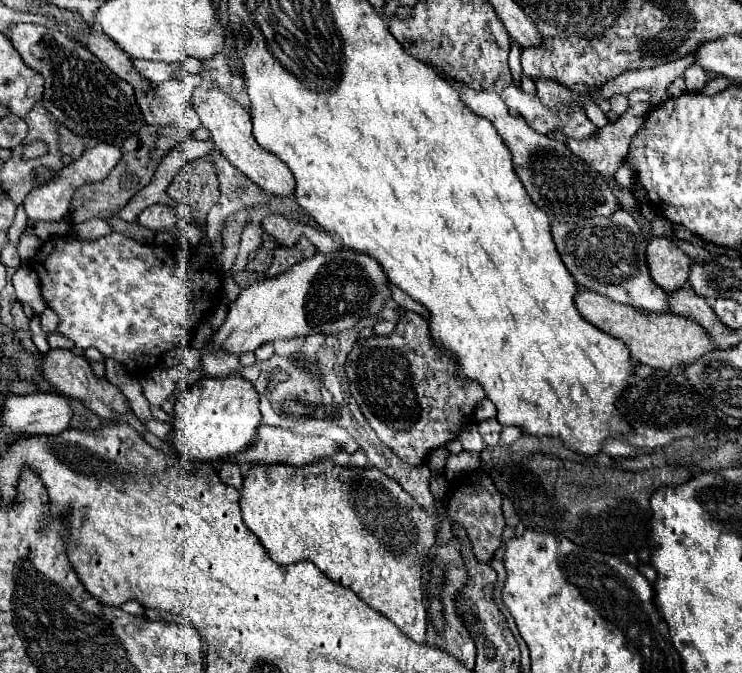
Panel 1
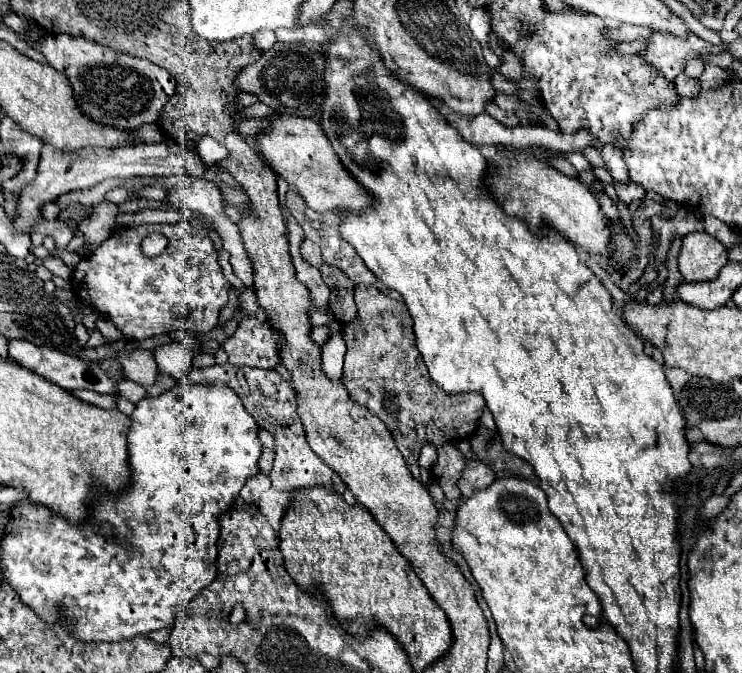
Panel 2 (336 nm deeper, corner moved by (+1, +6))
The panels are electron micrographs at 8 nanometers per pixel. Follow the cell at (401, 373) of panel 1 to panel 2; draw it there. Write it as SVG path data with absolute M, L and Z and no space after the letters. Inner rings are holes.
M356 284L354 300L358 306L358 318L344 326L344 340L348 352L344 358L344 376L342 376L352 400L358 402L360 406L366 406L376 418L380 418L386 424L386 428L390 430L396 442L396 448L402 452L406 462L416 462L420 450L426 444L440 448L446 442L466 440L478 428L478 420L486 406L484 398L476 392L446 394L442 388L434 384L434 380L430 380L428 370L414 342L412 316L408 314L408 308L402 300L394 300L382 294L380 290L376 290L374 286L366 286L366 284Z

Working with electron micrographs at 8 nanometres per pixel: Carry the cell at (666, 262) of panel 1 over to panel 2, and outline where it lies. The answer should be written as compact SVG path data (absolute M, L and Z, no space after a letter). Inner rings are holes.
M690 232L682 238L678 270L686 282L714 280L726 262L726 248L706 232Z

